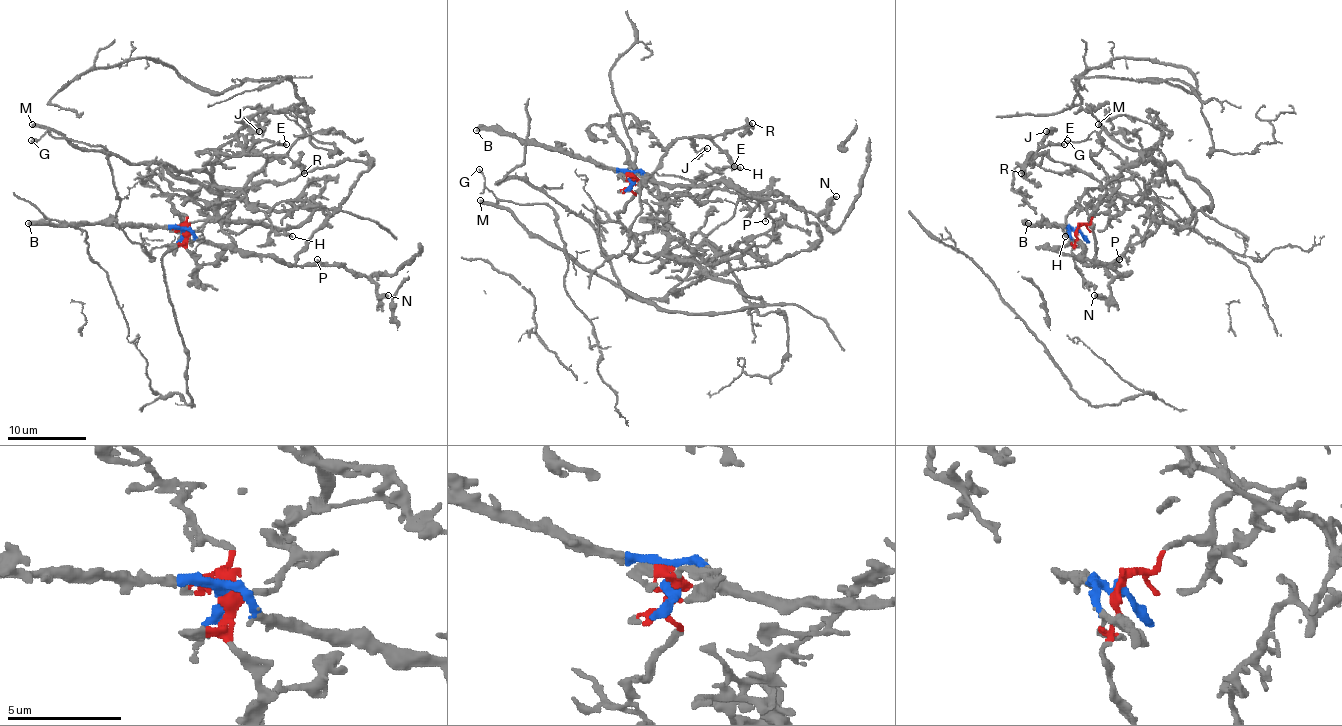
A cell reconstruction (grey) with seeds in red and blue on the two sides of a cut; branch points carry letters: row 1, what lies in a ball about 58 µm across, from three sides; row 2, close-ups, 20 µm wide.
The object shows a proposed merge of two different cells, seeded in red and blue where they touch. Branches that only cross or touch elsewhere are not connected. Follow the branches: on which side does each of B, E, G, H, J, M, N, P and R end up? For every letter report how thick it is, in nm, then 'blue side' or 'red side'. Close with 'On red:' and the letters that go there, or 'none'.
B: calibre 440 nm; blue side
E: calibre 280 nm; red side
G: calibre 140 nm; red side
H: calibre 320 nm; red side
J: calibre 320 nm; red side
M: calibre 400 nm; red side
N: calibre 360 nm; blue side
P: calibre 200 nm; blue side
R: calibre 400 nm; red side
On red: E, G, H, J, M, R

